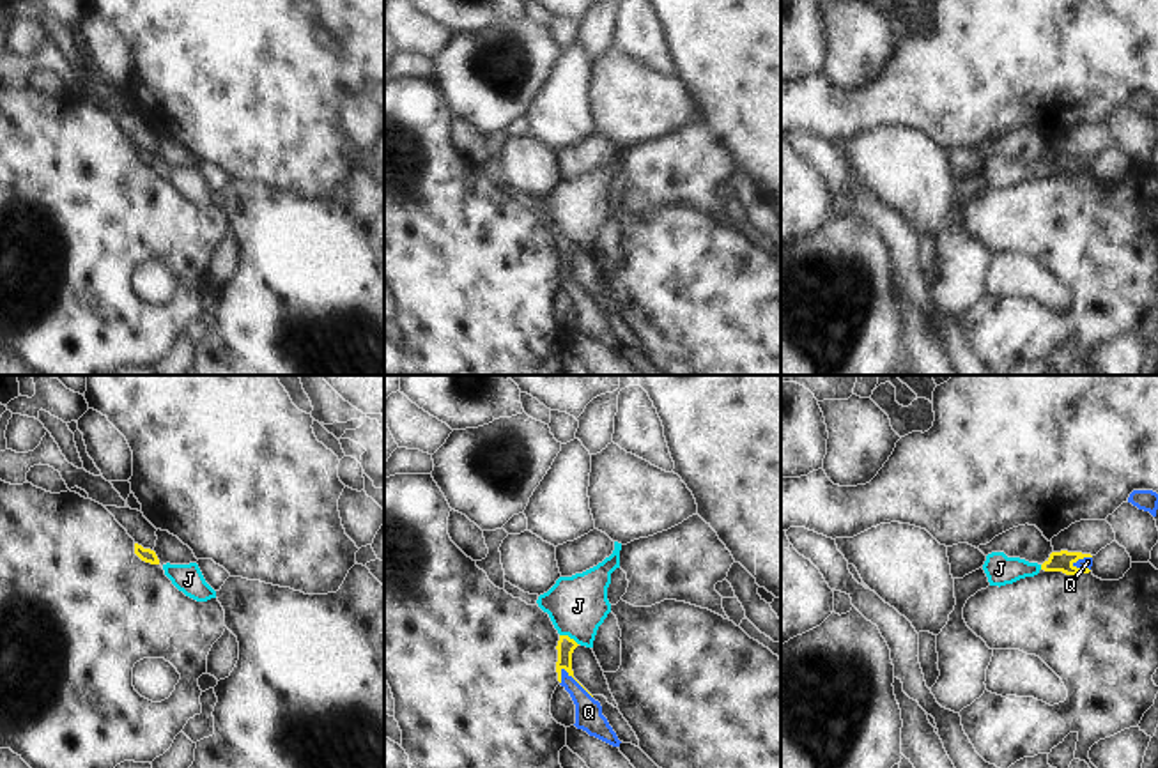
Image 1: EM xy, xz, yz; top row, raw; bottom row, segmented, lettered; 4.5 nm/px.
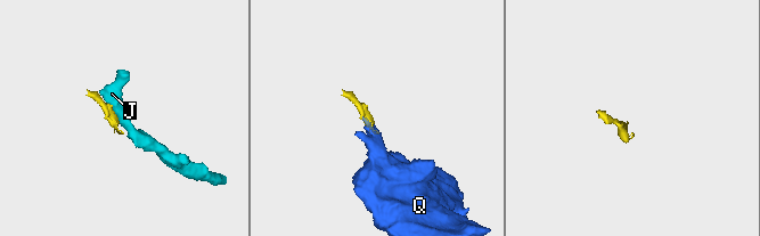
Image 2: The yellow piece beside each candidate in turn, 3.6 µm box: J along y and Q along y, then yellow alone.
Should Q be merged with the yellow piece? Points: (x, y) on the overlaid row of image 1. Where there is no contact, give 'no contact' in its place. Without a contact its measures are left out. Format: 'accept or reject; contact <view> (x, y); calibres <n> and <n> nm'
accept; contact xz (576, 680); calibres 80 and 130 nm

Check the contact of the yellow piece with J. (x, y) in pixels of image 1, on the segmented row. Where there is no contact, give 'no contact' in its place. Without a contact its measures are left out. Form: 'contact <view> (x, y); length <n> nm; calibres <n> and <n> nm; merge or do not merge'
contact xz (569, 637); length 100 nm; calibres 80 and 280 nm; do not merge

